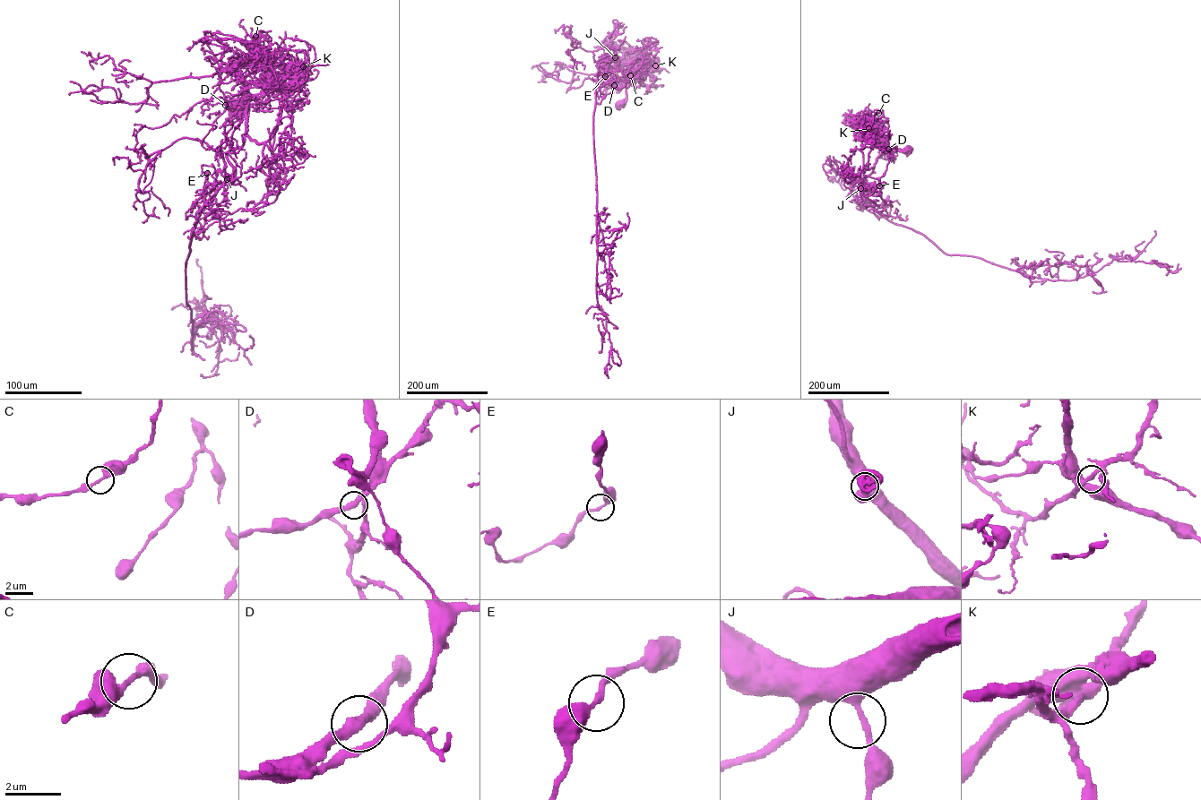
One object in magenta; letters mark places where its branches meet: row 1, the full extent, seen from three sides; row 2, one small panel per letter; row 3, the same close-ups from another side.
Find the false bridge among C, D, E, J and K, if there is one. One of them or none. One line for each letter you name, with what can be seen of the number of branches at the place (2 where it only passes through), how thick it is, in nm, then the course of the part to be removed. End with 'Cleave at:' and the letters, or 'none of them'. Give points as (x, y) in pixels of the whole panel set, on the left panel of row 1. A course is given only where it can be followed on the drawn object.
Cleave at: none of them

